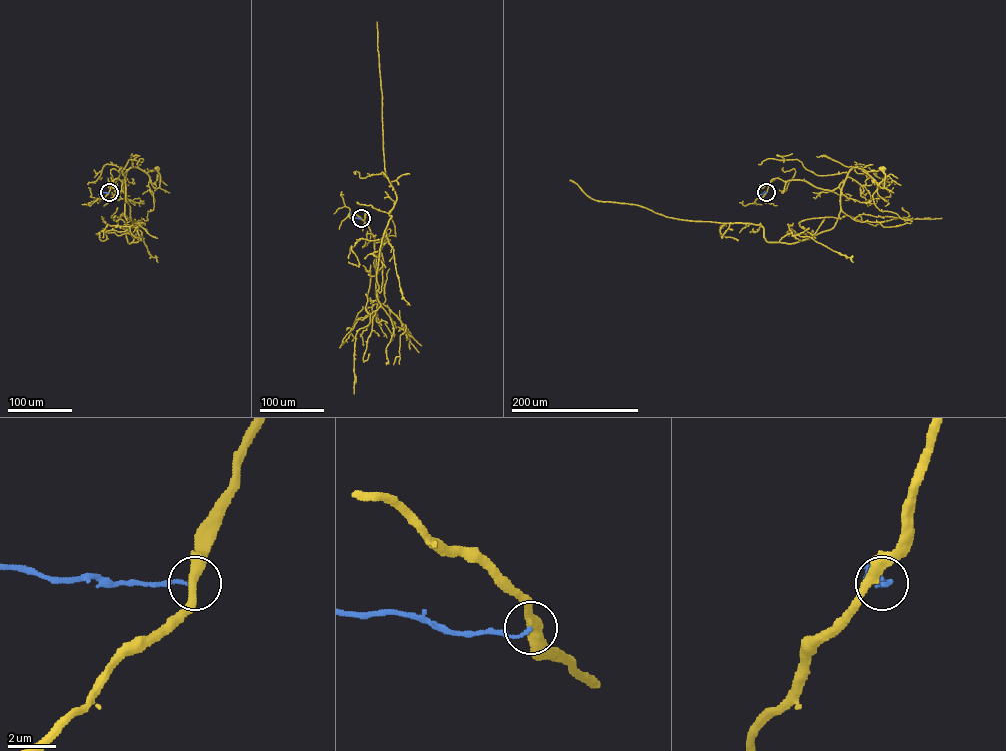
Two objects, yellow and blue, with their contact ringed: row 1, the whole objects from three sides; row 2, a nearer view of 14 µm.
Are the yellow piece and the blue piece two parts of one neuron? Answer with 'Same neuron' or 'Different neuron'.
Same neuron

